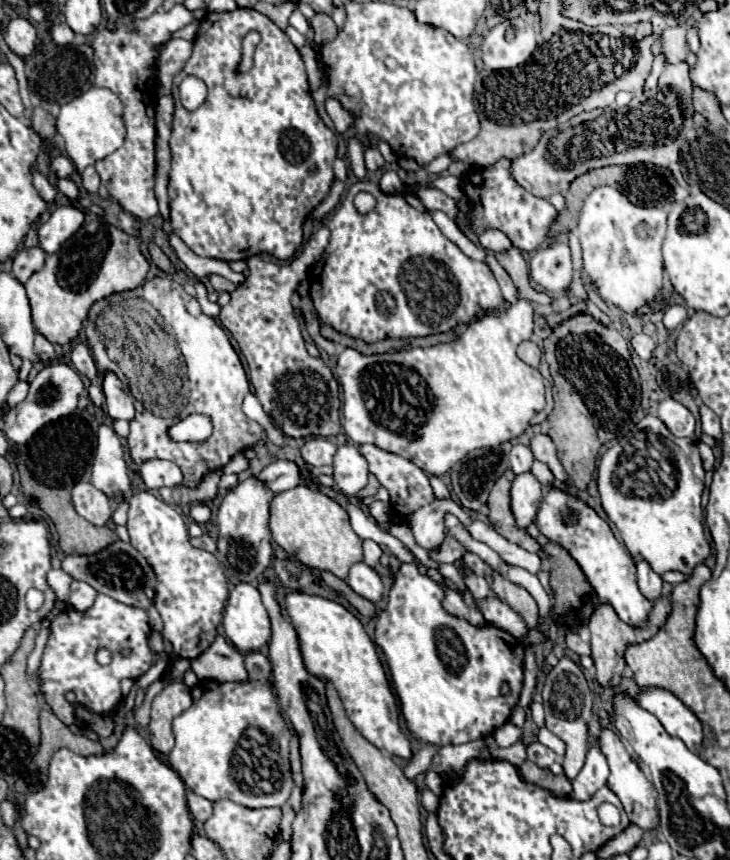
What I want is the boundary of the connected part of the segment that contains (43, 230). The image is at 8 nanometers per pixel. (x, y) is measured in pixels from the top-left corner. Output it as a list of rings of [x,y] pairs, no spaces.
[[[61,206],[61,208],[53,210],[49,222],[45,222],[39,228],[39,248],[43,248],[45,254],[55,254],[61,248],[61,244],[79,230],[81,224],[83,224],[83,212],[77,206]]]

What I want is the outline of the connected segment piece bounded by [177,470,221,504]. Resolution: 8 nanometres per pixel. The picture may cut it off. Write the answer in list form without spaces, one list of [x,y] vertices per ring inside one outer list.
[[[217,470],[217,472],[211,472],[211,474],[207,474],[203,480],[201,480],[201,484],[197,486],[197,488],[193,488],[193,490],[187,490],[187,488],[183,488],[183,486],[179,486],[179,504],[183,504],[183,502],[209,502],[209,500],[213,500],[215,496],[217,496],[217,484],[219,484],[219,476],[221,476],[221,470]]]

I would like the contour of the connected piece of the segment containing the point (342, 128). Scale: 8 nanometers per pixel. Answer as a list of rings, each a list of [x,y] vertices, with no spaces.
[[[327,98],[325,106],[327,106],[327,114],[329,114],[329,118],[333,120],[337,132],[339,132],[339,134],[347,132],[347,130],[351,128],[351,124],[353,124],[353,114],[351,114],[349,110],[345,110],[345,108],[341,106],[341,102],[337,102],[335,98]]]

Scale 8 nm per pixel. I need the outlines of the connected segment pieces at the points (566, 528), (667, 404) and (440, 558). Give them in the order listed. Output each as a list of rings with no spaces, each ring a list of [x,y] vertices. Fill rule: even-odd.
[[[549,490],[537,512],[537,528],[551,542],[561,544],[581,566],[601,602],[613,606],[617,616],[629,626],[647,626],[651,602],[639,592],[635,580],[635,562],[629,550],[613,536],[609,524],[593,508],[563,490]]]
[[[665,398],[659,404],[657,416],[675,436],[687,436],[687,438],[695,436],[695,418],[681,402],[673,398]]]
[[[445,528],[445,542],[441,544],[439,552],[435,552],[435,554],[431,552],[431,558],[437,560],[437,562],[449,562],[449,564],[453,564],[457,558],[463,556],[463,552],[465,552],[465,548],[461,546],[461,542],[455,540],[455,538],[449,534],[449,530]]]

